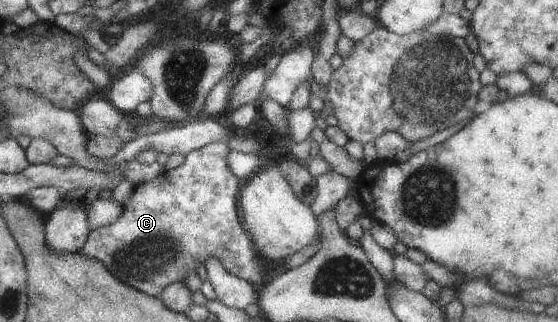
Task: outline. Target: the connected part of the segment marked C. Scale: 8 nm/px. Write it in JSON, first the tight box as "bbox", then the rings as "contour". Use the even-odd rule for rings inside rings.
{"bbox":[78,141,264,297],"contour":[[[227,141],[210,142],[196,148],[185,154],[183,163],[177,167],[164,170],[155,178],[133,186],[117,219],[90,230],[78,254],[97,259],[106,270],[114,273],[114,277],[118,277],[118,281],[152,297],[157,297],[167,285],[182,282],[188,273],[194,272],[197,266],[204,265],[204,260],[208,258],[217,259],[229,274],[254,287],[262,285],[264,271],[240,222],[237,202],[242,181],[230,172],[224,161],[228,151]]]}

